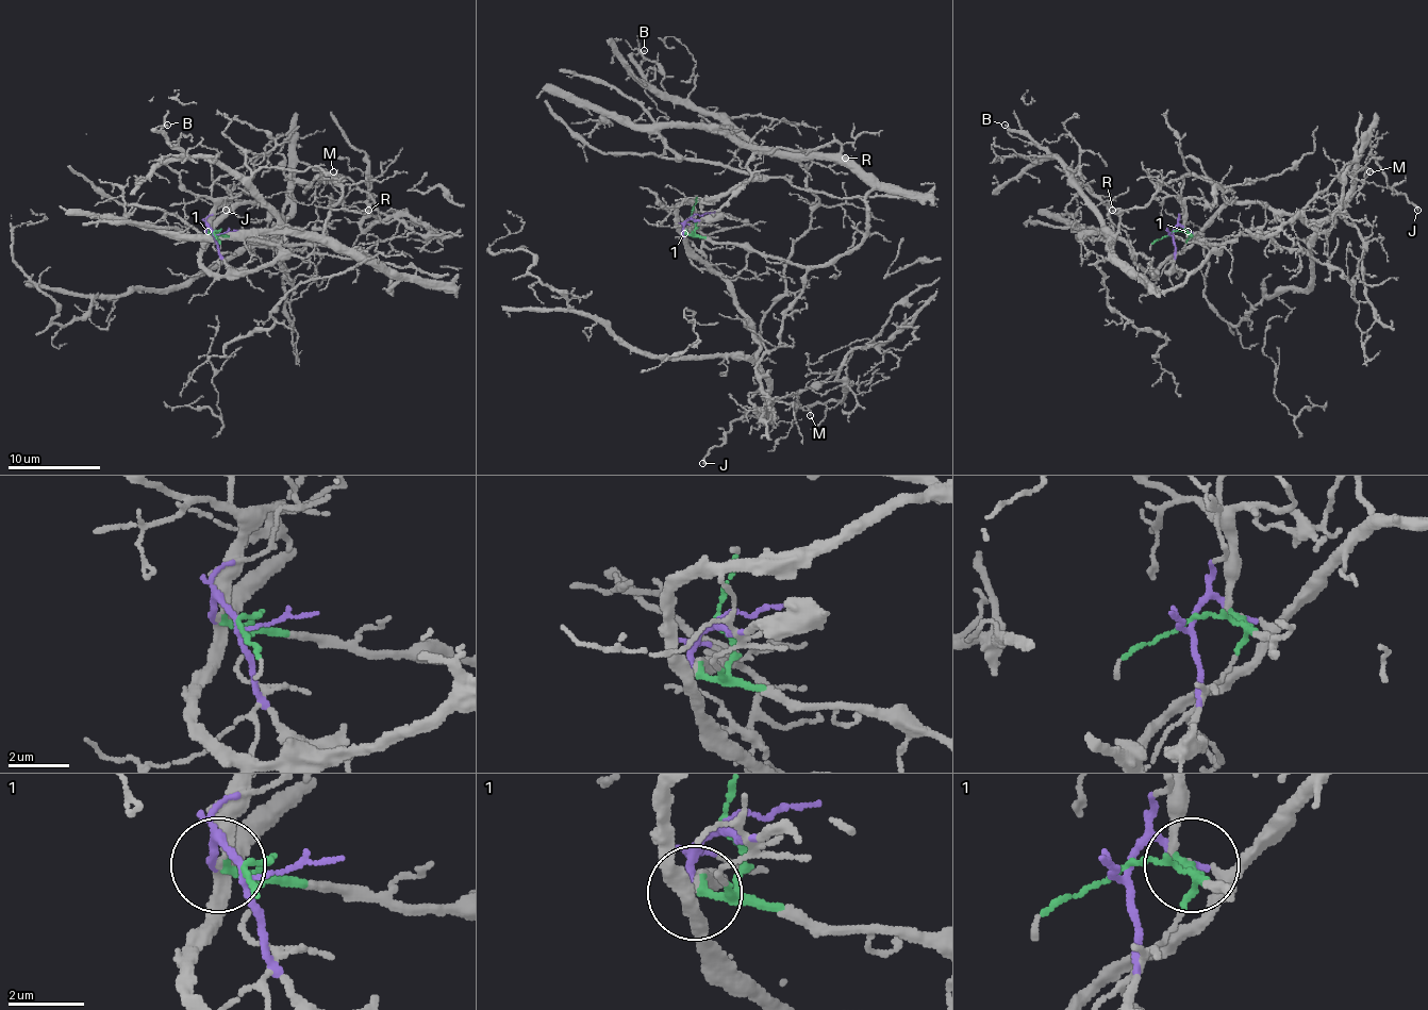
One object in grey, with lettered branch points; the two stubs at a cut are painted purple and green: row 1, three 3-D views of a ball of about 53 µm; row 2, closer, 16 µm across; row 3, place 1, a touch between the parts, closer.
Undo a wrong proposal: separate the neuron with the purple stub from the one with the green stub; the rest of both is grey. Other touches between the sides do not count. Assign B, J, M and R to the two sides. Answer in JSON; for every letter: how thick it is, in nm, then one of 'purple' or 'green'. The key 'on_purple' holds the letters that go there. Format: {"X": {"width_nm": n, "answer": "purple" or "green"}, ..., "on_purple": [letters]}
{"B": {"width_nm": 120, "answer": "green"}, "J": {"width_nm": 190, "answer": "purple"}, "M": {"width_nm": 90, "answer": "purple"}, "R": {"width_nm": 110, "answer": "green"}, "on_purple": ["J", "M"]}

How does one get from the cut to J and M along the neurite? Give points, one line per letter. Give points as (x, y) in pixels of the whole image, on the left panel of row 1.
J: (214, 234), (208, 227), (242, 203), (281, 220), (291, 211), (285, 134), (226, 211)
M: (214, 234), (208, 227), (242, 203), (281, 220), (297, 162), (330, 181), (332, 171)

